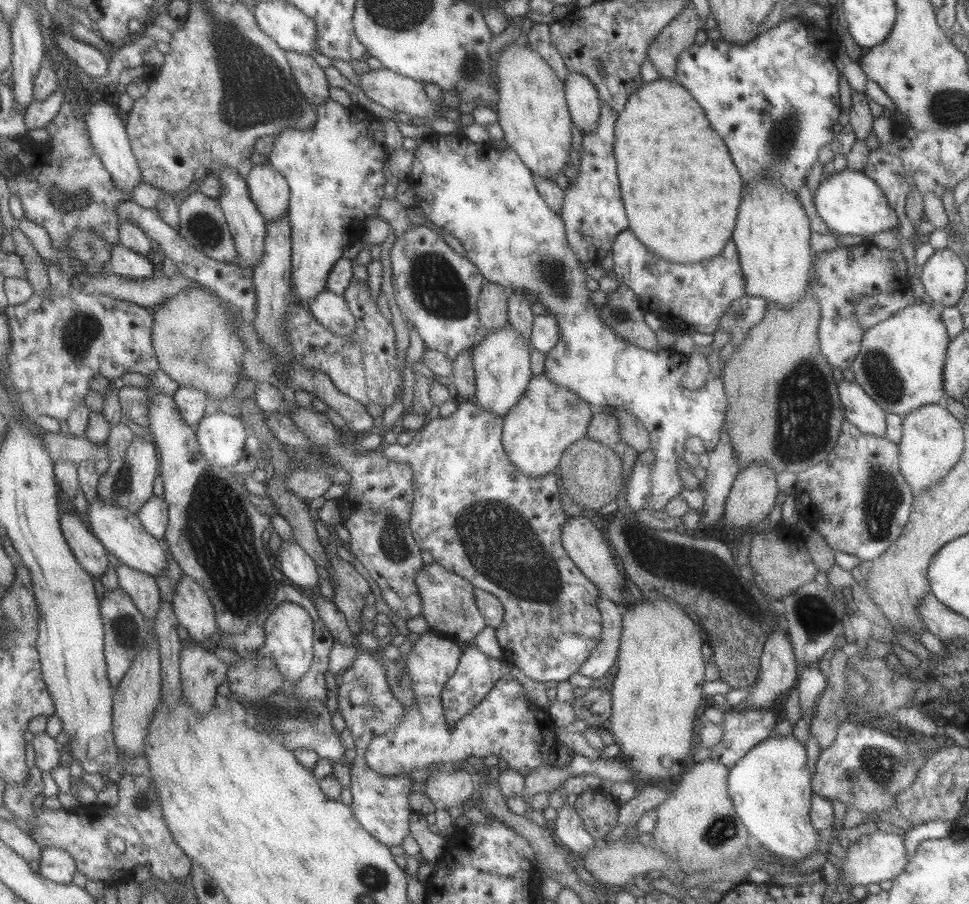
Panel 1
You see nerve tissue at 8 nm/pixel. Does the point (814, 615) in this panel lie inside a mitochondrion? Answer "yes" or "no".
yes

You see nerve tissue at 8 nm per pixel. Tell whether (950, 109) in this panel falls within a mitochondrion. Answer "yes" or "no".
yes

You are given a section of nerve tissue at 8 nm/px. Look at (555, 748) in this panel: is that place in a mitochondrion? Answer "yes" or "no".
no

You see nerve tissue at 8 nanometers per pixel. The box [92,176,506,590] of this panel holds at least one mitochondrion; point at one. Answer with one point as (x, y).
(439, 288)

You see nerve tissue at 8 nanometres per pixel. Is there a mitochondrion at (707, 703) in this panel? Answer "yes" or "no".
no

